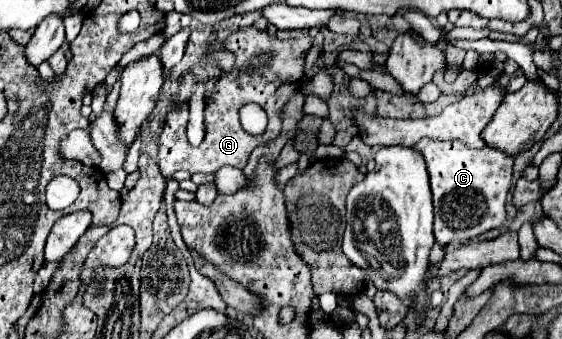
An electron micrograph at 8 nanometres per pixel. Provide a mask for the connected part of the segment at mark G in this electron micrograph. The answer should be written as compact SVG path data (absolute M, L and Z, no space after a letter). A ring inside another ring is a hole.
M247 26L229 34L227 40L221 42L221 46L235 56L235 66L219 76L213 94L207 98L207 104L203 108L205 114L203 142L199 146L191 146L187 140L187 122L189 122L187 104L181 104L179 108L175 108L165 116L157 152L157 166L165 178L169 178L177 170L187 170L191 174L195 172L215 174L223 166L245 168L251 152L257 146L277 138L281 134L281 112L289 102L291 94L299 90L303 78L301 62L305 64L303 54L313 46L313 38L303 36L303 38L281 40L277 36L269 36L263 30L257 30L255 26ZM249 102L259 104L269 116L265 132L259 136L245 132L239 122L239 108Z

